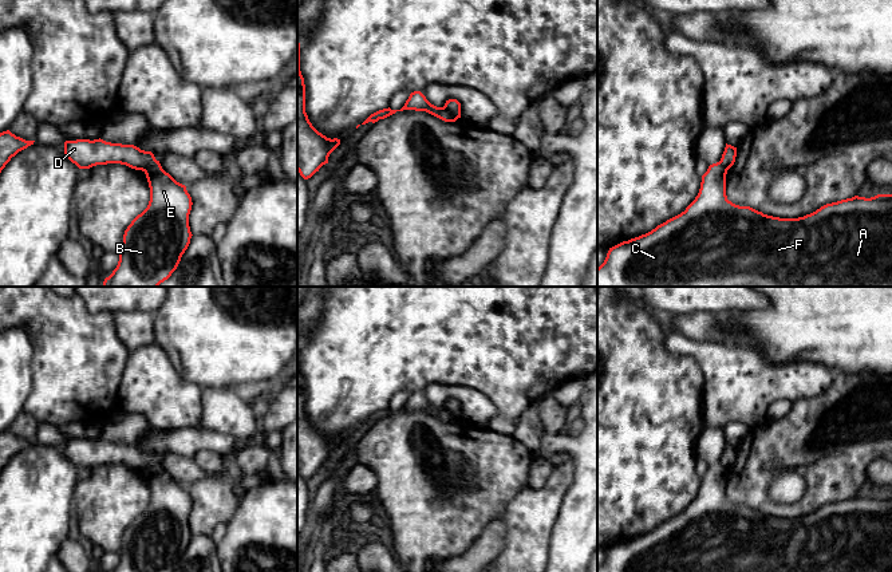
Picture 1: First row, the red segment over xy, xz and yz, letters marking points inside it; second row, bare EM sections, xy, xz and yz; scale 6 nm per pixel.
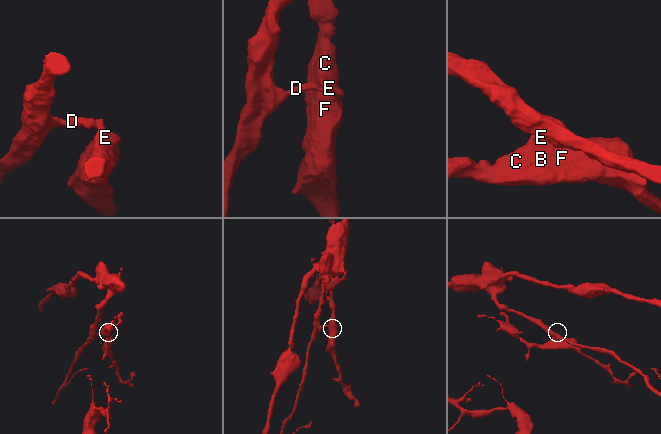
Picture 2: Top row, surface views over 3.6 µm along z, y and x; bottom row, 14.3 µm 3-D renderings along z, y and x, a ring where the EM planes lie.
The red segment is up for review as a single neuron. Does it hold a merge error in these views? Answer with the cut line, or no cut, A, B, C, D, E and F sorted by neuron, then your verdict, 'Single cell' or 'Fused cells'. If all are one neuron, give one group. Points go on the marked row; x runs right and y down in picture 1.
Split along xz (443, 106), (458, 117). Groups: A B C E F / D. Fused cells

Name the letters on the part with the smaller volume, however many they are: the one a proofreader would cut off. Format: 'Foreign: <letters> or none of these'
Foreign: A, B, C, E, F

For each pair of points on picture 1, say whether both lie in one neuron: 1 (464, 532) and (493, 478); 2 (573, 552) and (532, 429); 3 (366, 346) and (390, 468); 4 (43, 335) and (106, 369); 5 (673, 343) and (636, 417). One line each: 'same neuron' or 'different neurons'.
1: same neuron
2: different neurons
3: different neurons
4: same neuron
5: different neurons

